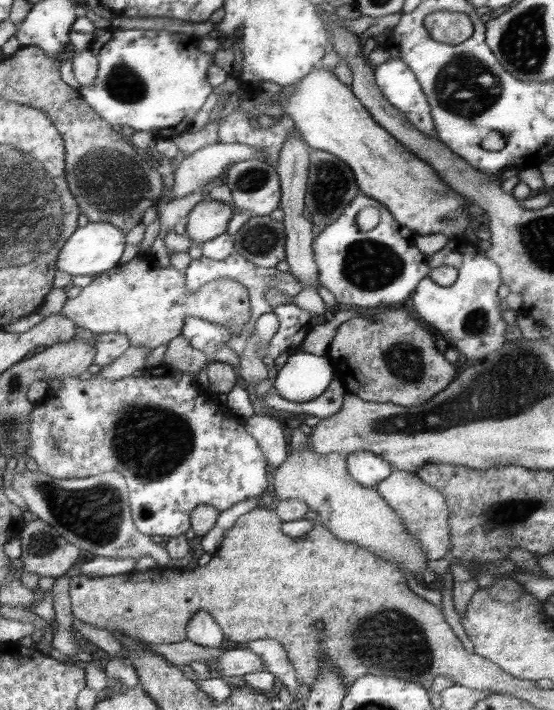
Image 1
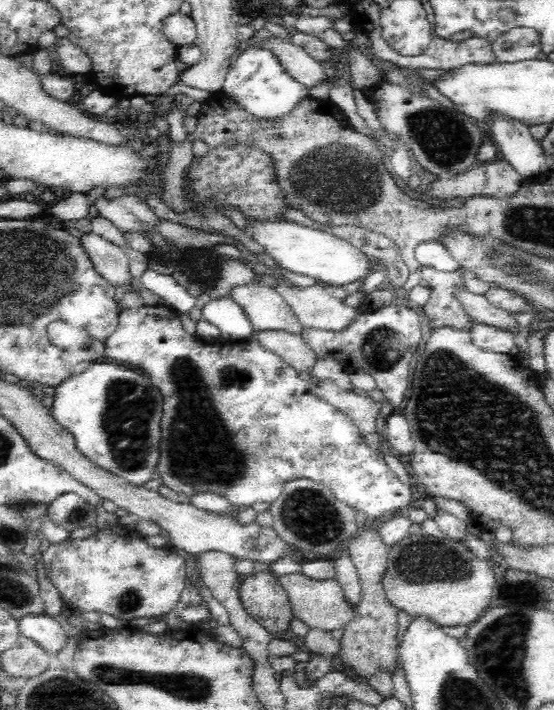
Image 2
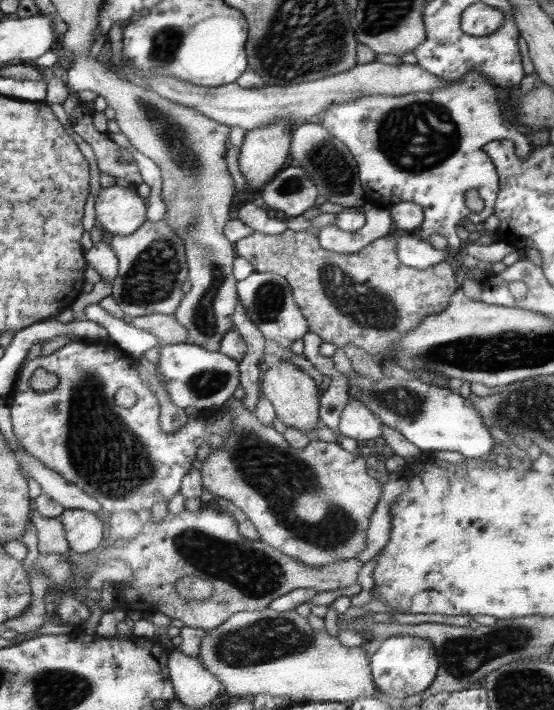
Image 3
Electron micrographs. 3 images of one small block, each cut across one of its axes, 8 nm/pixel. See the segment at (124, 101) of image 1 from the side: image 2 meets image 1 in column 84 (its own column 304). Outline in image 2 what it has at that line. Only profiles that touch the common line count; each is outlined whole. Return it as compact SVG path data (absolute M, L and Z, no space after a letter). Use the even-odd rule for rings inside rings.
M248 46L236 58L236 62L229 66L222 92L227 96L237 98L252 115L264 117L264 119L286 114L300 100L310 97L308 88L288 76L271 52L255 46Z

